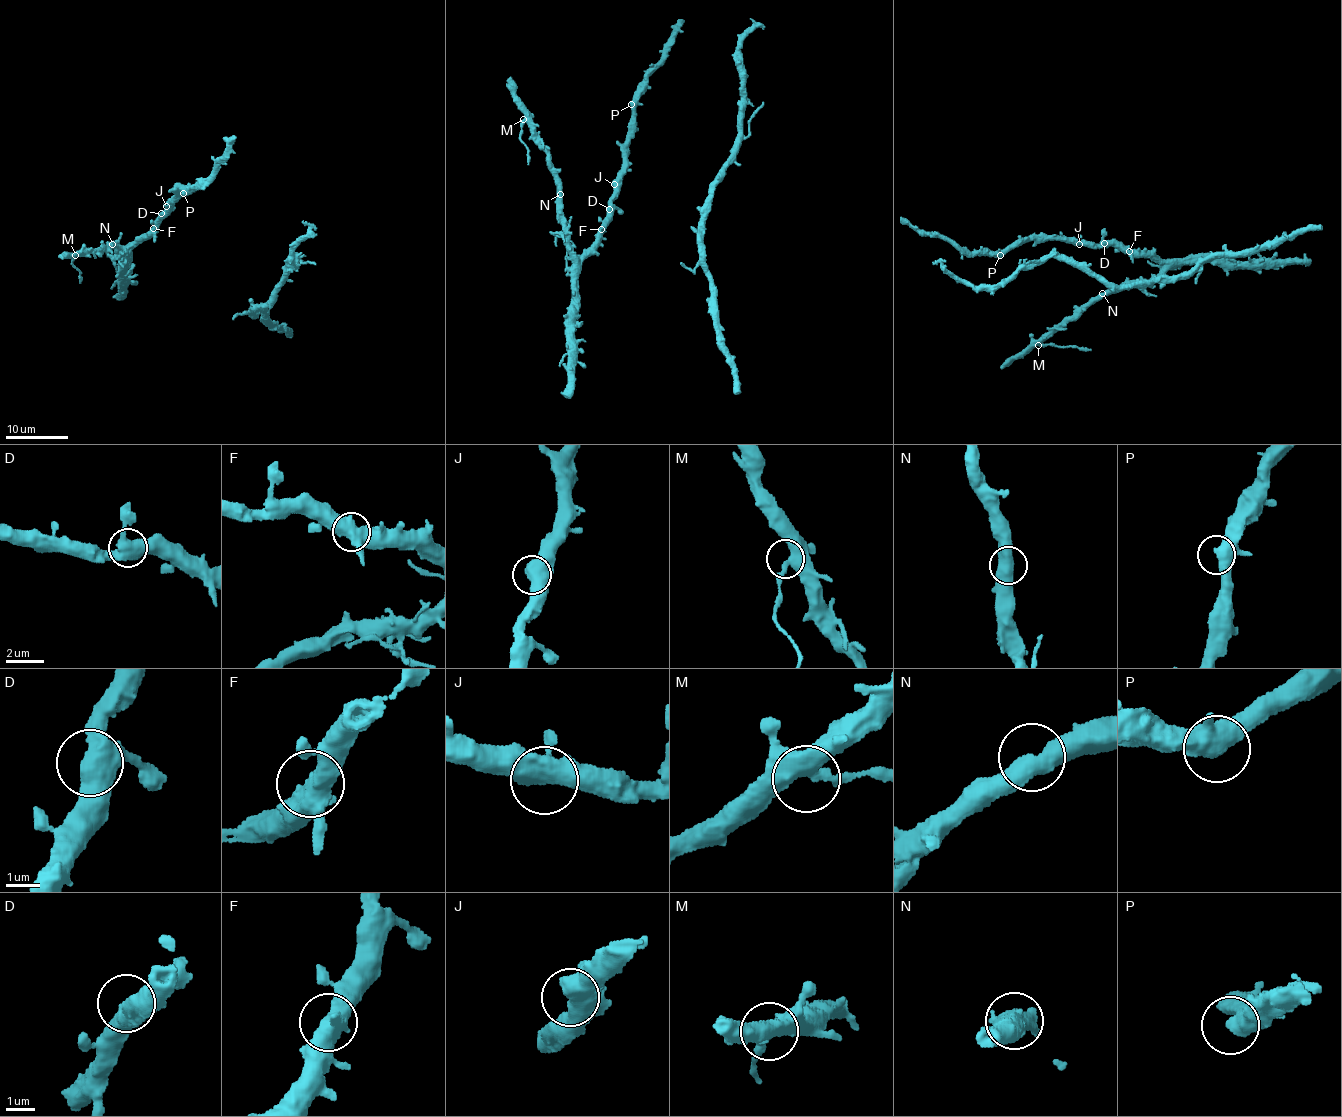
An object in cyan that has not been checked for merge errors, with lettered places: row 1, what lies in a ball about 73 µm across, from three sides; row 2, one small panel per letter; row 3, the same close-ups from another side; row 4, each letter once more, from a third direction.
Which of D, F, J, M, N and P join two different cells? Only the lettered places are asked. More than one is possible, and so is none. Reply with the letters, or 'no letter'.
no letter

